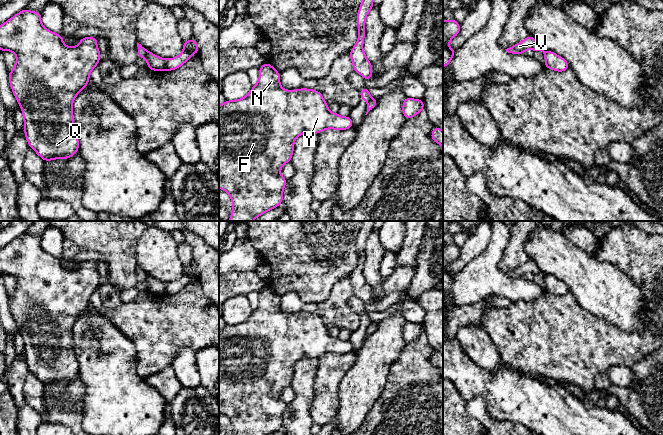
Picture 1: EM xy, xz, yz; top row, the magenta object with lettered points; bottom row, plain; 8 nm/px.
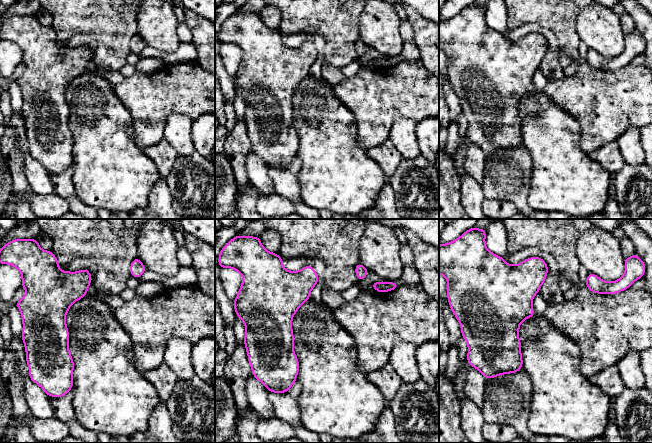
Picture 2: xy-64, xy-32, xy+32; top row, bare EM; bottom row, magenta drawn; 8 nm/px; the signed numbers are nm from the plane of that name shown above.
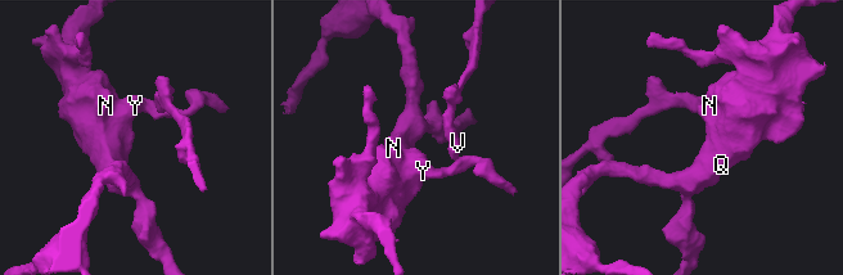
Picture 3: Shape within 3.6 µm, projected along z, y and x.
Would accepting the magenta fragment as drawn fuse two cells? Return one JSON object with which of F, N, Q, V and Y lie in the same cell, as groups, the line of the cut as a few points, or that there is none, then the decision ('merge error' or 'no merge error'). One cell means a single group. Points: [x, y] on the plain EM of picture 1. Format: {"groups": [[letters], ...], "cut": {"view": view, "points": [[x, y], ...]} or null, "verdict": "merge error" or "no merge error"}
{"groups": [["F", "N", "Q", "Y"], ["V"]], "cut": {"view": "xy", "points": [[148, 275], [144, 281]]}, "verdict": "merge error"}

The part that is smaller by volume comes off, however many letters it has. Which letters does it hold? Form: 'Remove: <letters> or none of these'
Remove: V

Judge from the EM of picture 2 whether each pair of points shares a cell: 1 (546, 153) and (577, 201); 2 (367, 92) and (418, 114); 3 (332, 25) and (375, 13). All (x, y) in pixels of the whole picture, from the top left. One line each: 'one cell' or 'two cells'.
1: one cell
2: one cell
3: two cells

